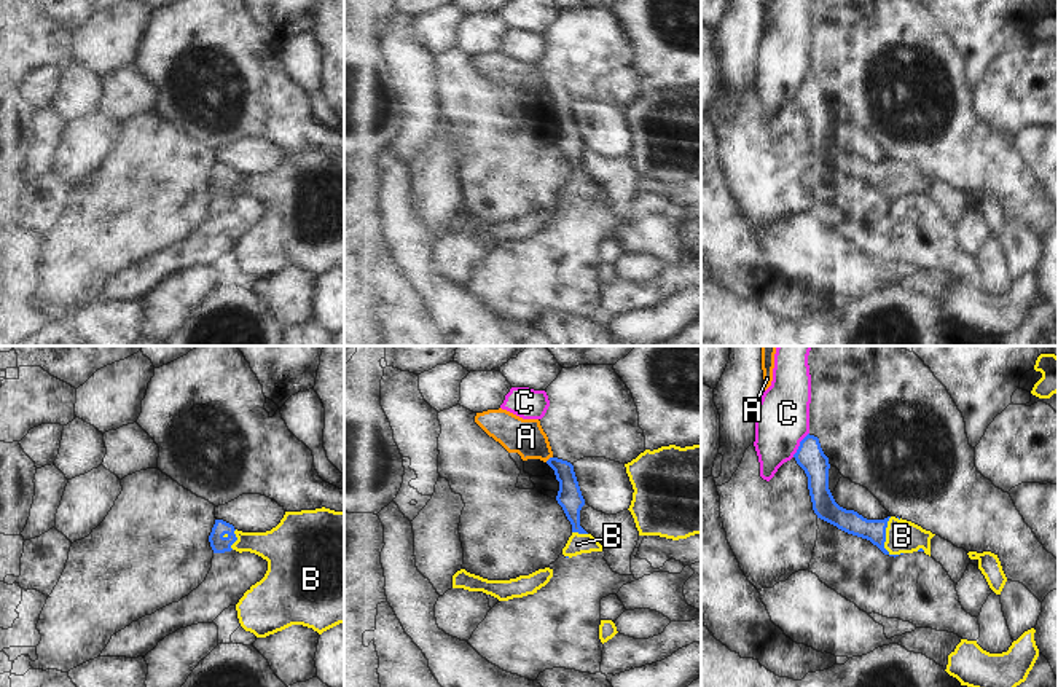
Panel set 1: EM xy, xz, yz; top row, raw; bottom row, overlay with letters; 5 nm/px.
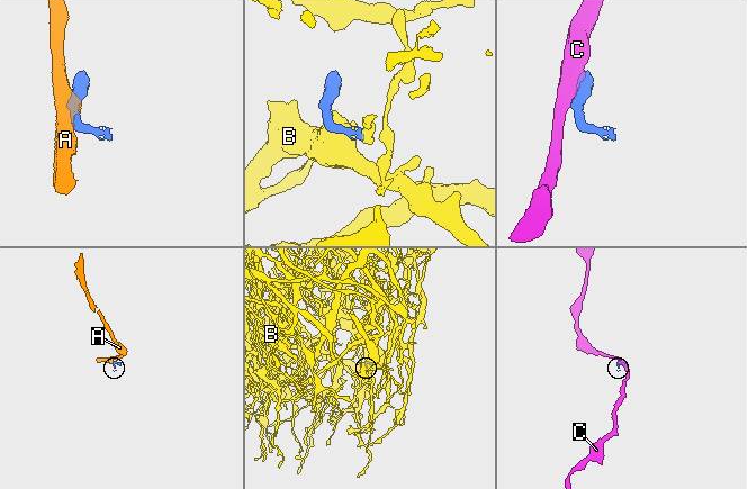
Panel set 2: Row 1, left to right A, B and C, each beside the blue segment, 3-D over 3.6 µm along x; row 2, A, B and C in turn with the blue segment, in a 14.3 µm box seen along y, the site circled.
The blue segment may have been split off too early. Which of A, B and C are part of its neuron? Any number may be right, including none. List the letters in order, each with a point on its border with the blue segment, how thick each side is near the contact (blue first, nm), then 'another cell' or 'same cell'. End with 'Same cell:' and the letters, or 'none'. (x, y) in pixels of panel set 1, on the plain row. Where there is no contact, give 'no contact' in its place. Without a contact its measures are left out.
A: xz (550, 101) | 130/190 nm | another cell
B: yz (885, 182) | 120/170 nm | same cell
C: yz (800, 88) | 140/280 nm | another cell
Same cell: B

